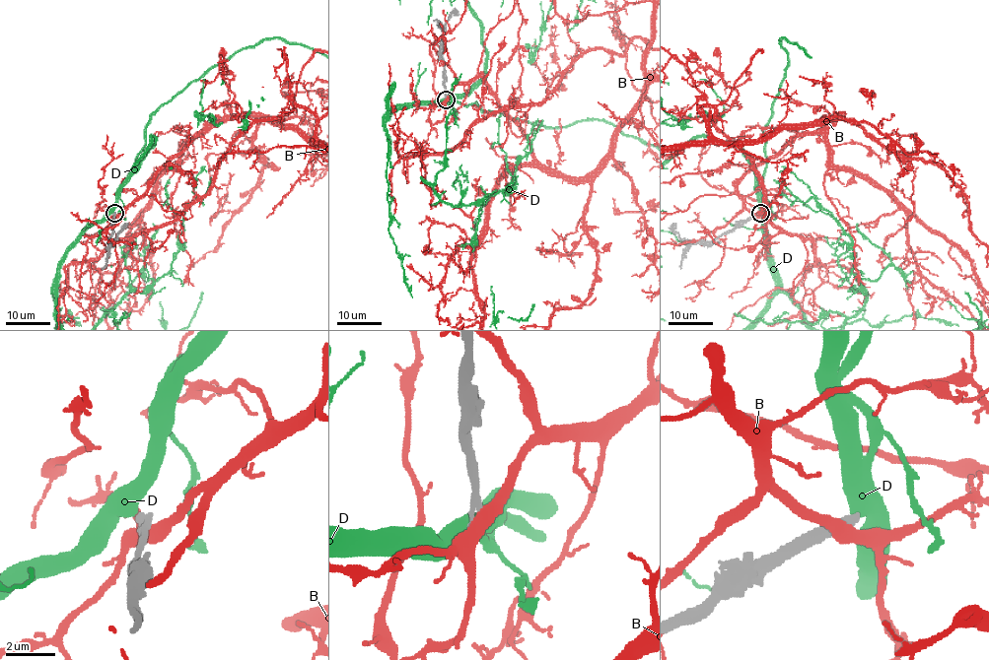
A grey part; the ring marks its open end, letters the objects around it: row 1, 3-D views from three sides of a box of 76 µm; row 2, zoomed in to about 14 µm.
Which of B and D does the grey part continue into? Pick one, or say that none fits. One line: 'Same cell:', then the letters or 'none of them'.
Same cell: none of them

